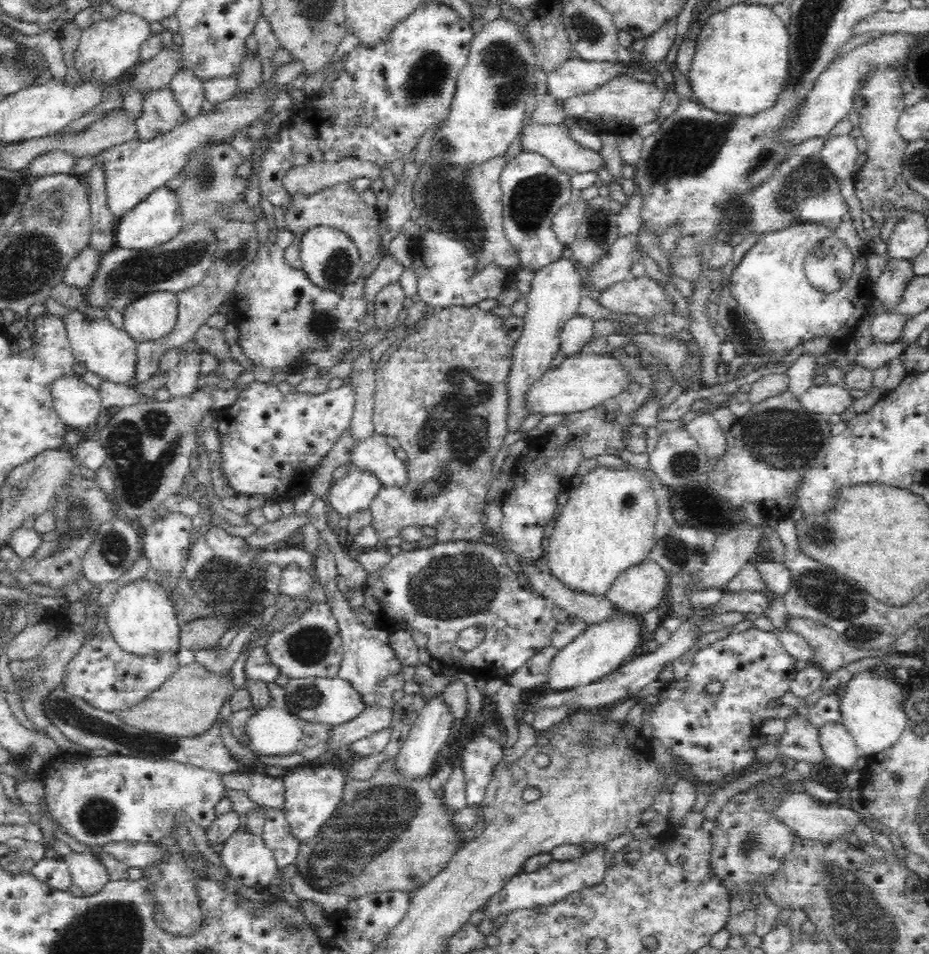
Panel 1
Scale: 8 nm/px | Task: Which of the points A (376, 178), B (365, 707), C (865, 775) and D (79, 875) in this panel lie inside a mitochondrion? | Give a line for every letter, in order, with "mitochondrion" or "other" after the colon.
A: other
B: other
C: other
D: other

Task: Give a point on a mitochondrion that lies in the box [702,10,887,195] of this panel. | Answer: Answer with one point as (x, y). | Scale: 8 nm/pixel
(759, 163)

